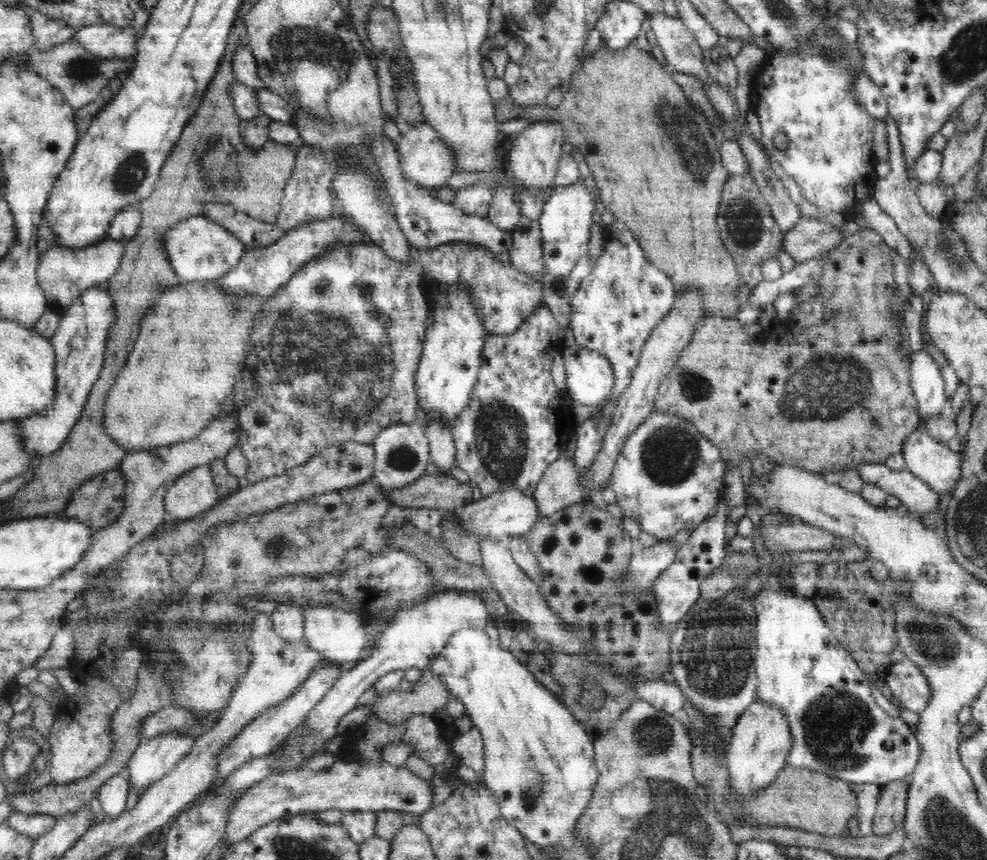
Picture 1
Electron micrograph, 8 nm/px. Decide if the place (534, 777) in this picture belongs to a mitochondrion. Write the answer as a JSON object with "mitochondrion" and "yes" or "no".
{"mitochondrion":"yes"}

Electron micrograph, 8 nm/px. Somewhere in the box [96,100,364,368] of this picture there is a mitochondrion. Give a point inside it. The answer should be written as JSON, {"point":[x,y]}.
{"point":[218,163]}

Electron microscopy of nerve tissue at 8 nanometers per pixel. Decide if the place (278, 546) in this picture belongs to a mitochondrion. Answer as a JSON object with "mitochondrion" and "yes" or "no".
{"mitochondrion":"yes"}

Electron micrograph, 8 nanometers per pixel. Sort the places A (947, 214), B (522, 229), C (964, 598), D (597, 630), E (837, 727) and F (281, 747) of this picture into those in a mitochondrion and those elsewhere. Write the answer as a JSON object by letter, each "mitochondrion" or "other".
{"A":"other","B":"other","C":"mitochondrion","D":"other","E":"mitochondrion","F":"other"}

